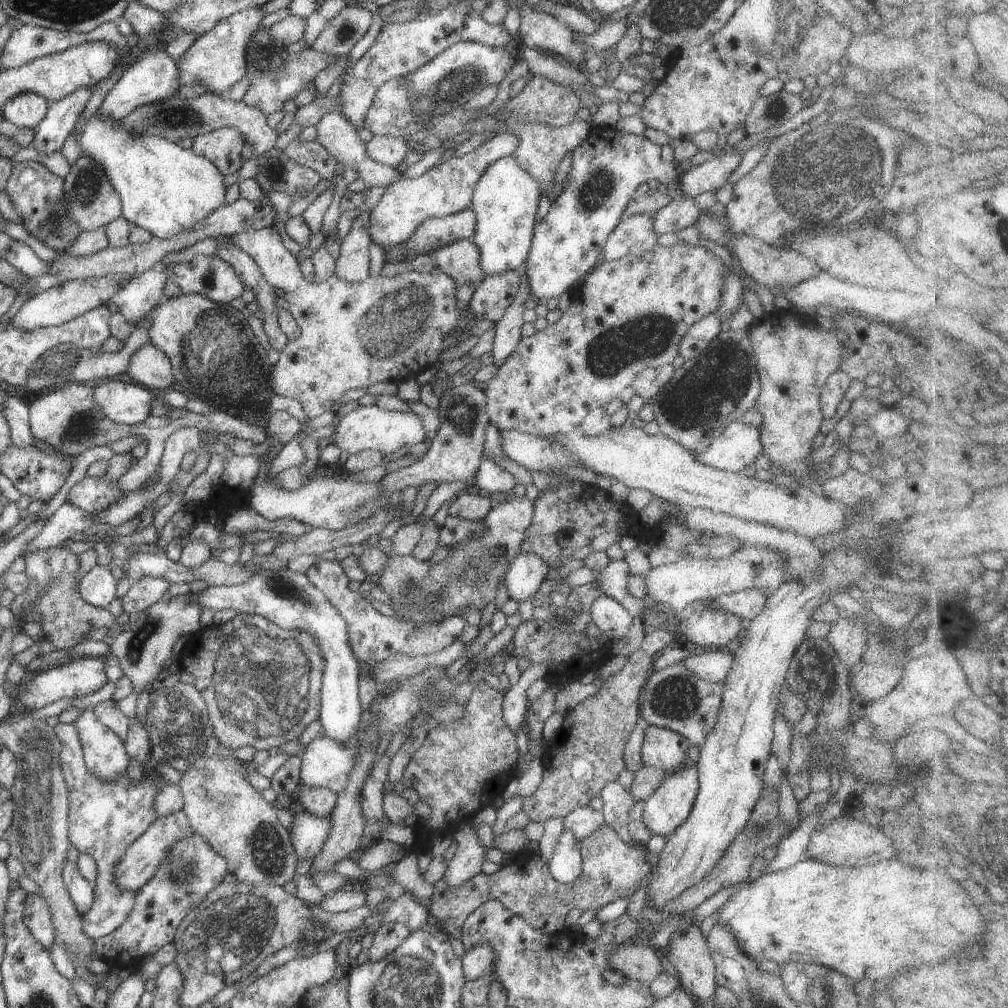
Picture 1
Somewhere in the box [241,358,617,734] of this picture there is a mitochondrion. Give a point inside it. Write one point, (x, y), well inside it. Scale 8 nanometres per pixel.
(425, 700)

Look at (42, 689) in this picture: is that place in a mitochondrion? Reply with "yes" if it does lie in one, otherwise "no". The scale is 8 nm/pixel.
no

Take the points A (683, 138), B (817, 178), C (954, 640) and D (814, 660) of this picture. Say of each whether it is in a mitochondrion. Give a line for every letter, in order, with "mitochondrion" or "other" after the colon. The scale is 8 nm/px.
A: other
B: mitochondrion
C: other
D: mitochondrion

